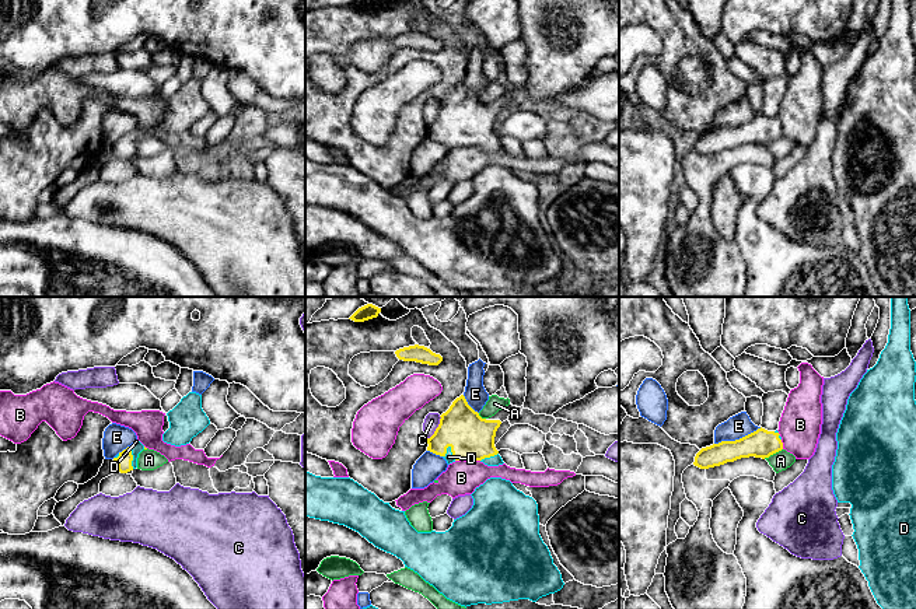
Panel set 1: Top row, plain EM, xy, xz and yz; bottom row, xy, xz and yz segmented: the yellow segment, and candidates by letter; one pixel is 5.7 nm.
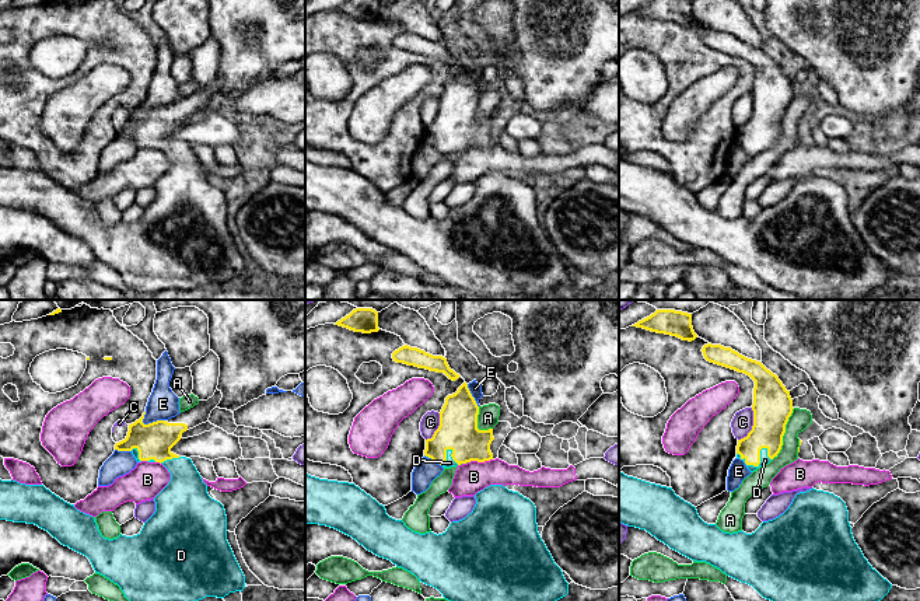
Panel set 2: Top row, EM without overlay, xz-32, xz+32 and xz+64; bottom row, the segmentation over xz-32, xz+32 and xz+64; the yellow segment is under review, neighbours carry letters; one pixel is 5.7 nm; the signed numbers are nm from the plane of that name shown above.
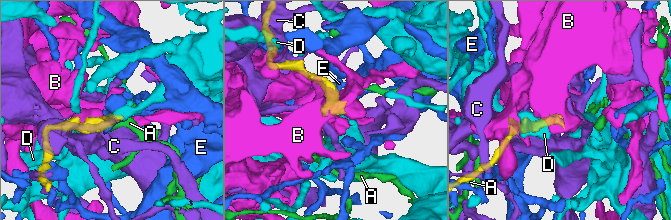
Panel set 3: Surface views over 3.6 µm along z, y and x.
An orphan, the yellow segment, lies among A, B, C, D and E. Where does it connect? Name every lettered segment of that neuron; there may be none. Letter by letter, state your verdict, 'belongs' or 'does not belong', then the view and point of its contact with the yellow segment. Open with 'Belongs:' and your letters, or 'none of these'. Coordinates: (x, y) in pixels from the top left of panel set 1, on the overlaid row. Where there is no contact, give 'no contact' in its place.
Belongs: D
A: does not belong | yz (772, 454)
B: does not belong | xz (467, 459)
C: does not belong | xz (437, 427)
D: belongs | xy (132, 458)
E: does not belong | yz (737, 440)

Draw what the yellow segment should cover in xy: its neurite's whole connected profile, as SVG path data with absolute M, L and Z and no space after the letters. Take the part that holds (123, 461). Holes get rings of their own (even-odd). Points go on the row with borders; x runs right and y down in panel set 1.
M136 440L130 447L119 452L113 458L113 466L118 469L120 473L127 473L133 469L137 468L137 458L139 454L144 449L144 445Z

